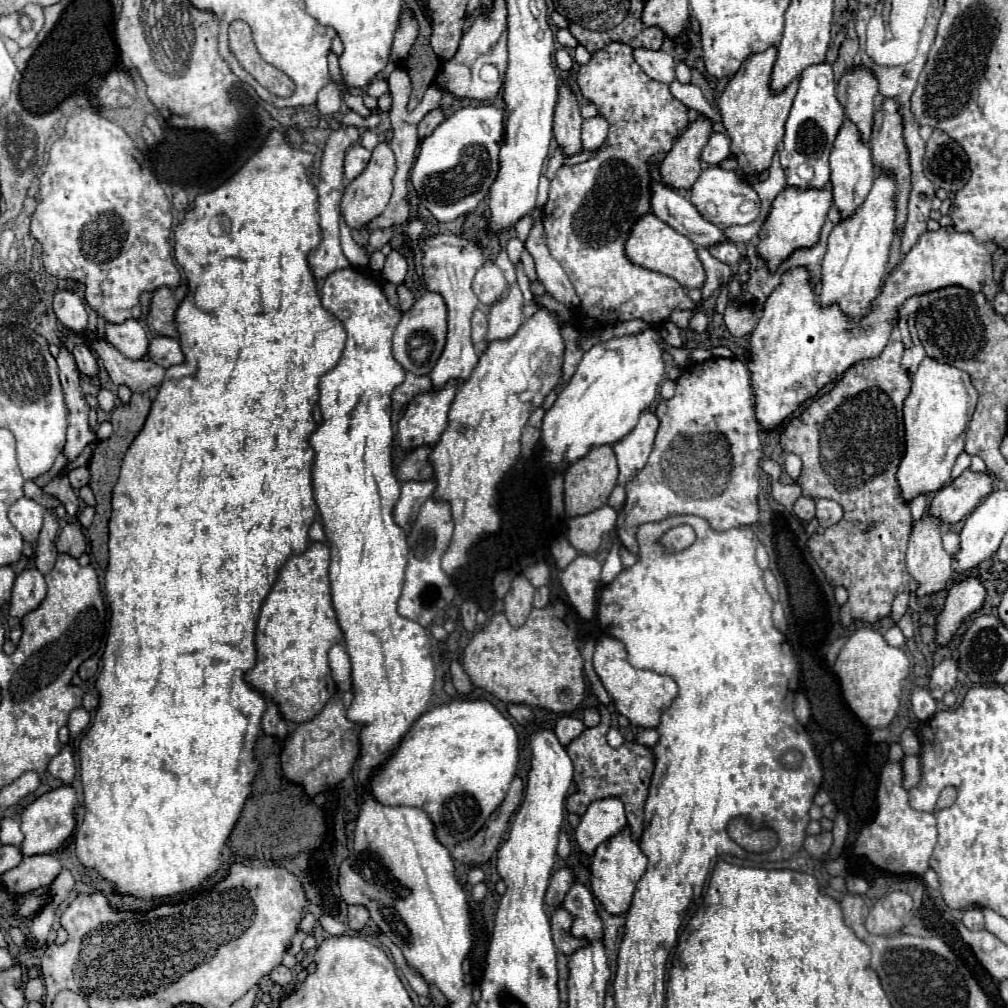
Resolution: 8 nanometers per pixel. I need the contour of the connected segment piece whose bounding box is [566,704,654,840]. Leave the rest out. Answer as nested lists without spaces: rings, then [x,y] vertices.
[[[604,704],[598,706],[602,714],[602,722],[594,728],[586,728],[576,740],[572,740],[566,750],[568,756],[574,762],[574,784],[576,792],[566,798],[566,810],[582,816],[586,808],[600,798],[618,798],[622,800],[626,808],[626,818],[628,818],[628,828],[634,840],[640,840],[642,836],[642,814],[644,814],[644,802],[648,796],[648,786],[654,770],[654,754],[648,746],[636,744],[636,742],[624,742],[618,748],[612,748],[606,742],[608,726],[610,726],[610,712],[606,710]]]

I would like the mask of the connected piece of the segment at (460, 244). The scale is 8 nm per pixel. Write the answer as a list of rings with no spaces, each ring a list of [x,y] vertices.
[[[436,234],[422,240],[422,268],[424,268],[424,280],[426,290],[440,294],[444,298],[444,304],[448,308],[448,340],[442,356],[438,358],[434,370],[430,372],[432,390],[442,390],[450,380],[468,380],[470,372],[478,364],[478,356],[474,350],[474,344],[470,340],[470,318],[472,312],[478,306],[478,298],[472,292],[472,278],[476,270],[486,262],[482,250],[460,236],[448,236],[448,234]]]

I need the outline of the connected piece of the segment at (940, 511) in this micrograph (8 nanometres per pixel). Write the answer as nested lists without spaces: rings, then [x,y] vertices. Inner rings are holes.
[[[966,470],[954,482],[936,492],[928,516],[938,518],[942,524],[956,524],[964,520],[990,492],[992,478],[988,476],[988,472],[976,474],[972,470]]]

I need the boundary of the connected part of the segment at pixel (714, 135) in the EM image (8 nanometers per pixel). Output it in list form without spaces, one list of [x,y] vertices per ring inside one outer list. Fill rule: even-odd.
[[[712,130],[700,156],[710,166],[716,166],[718,162],[726,160],[730,156],[730,140],[728,140],[728,136],[722,134],[722,132],[714,132]]]

